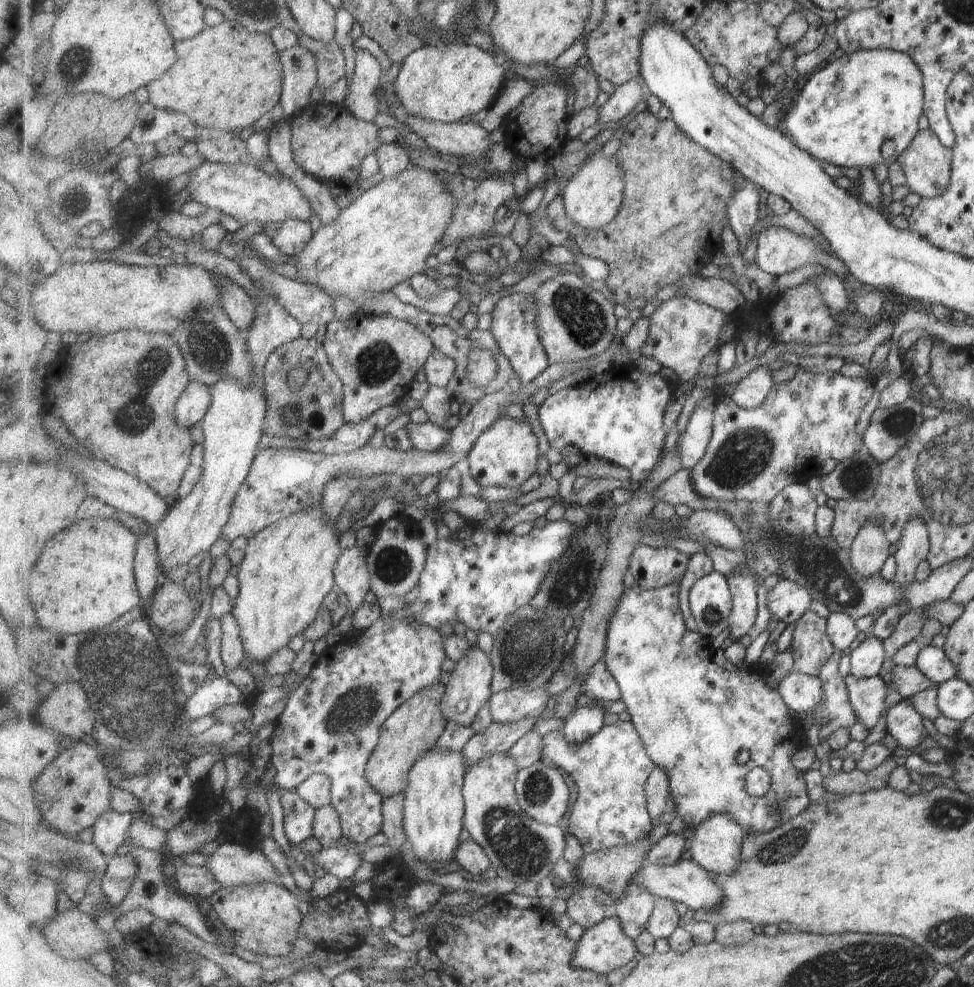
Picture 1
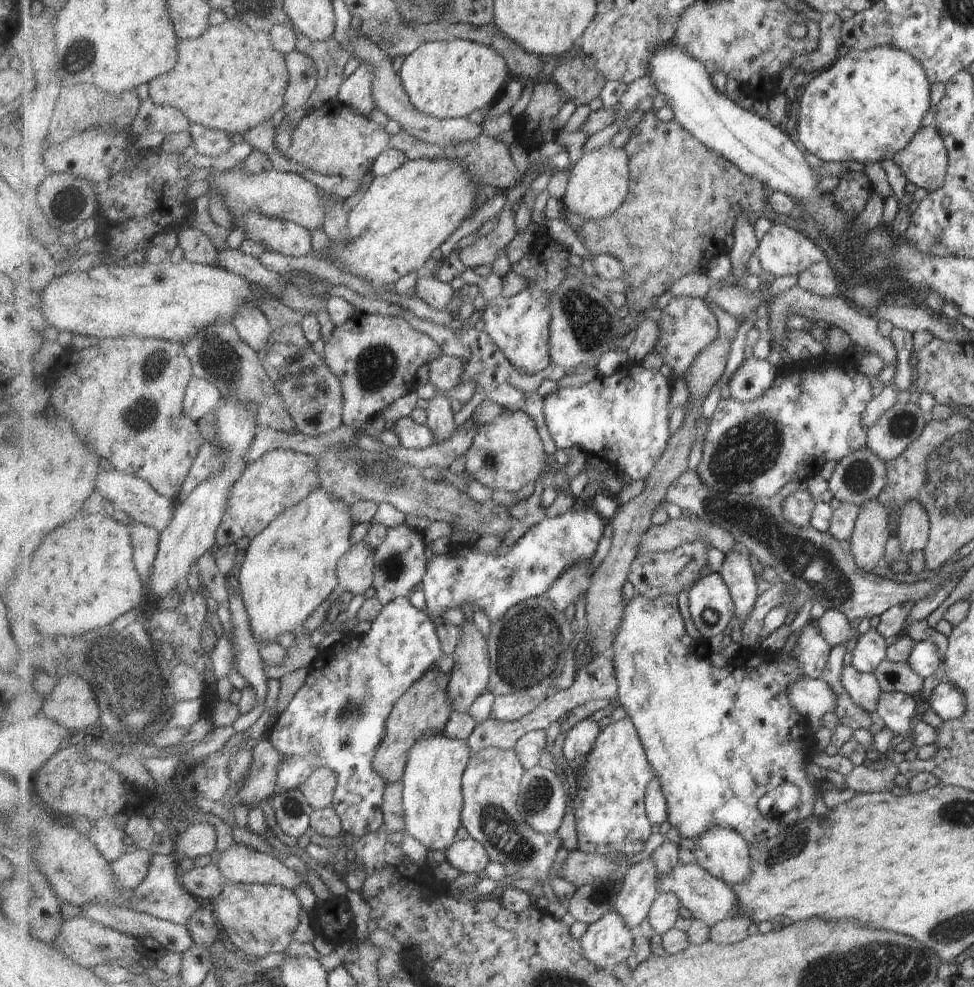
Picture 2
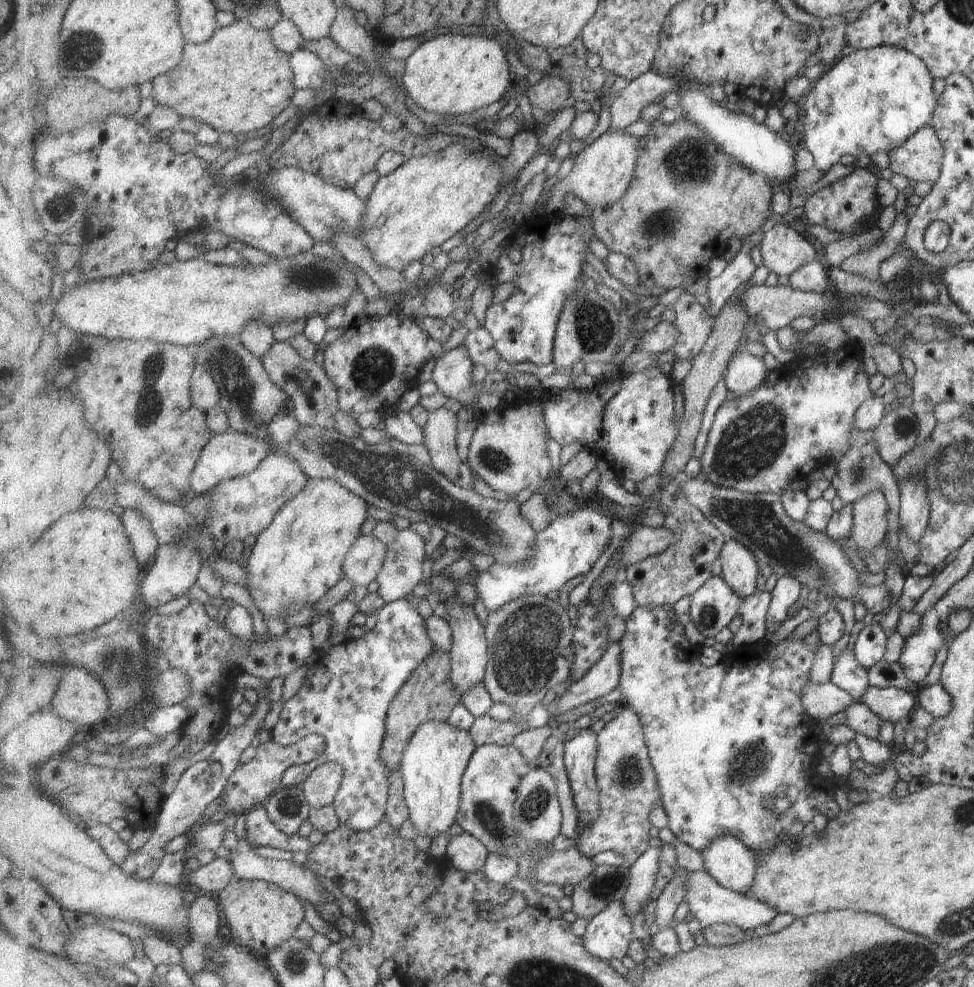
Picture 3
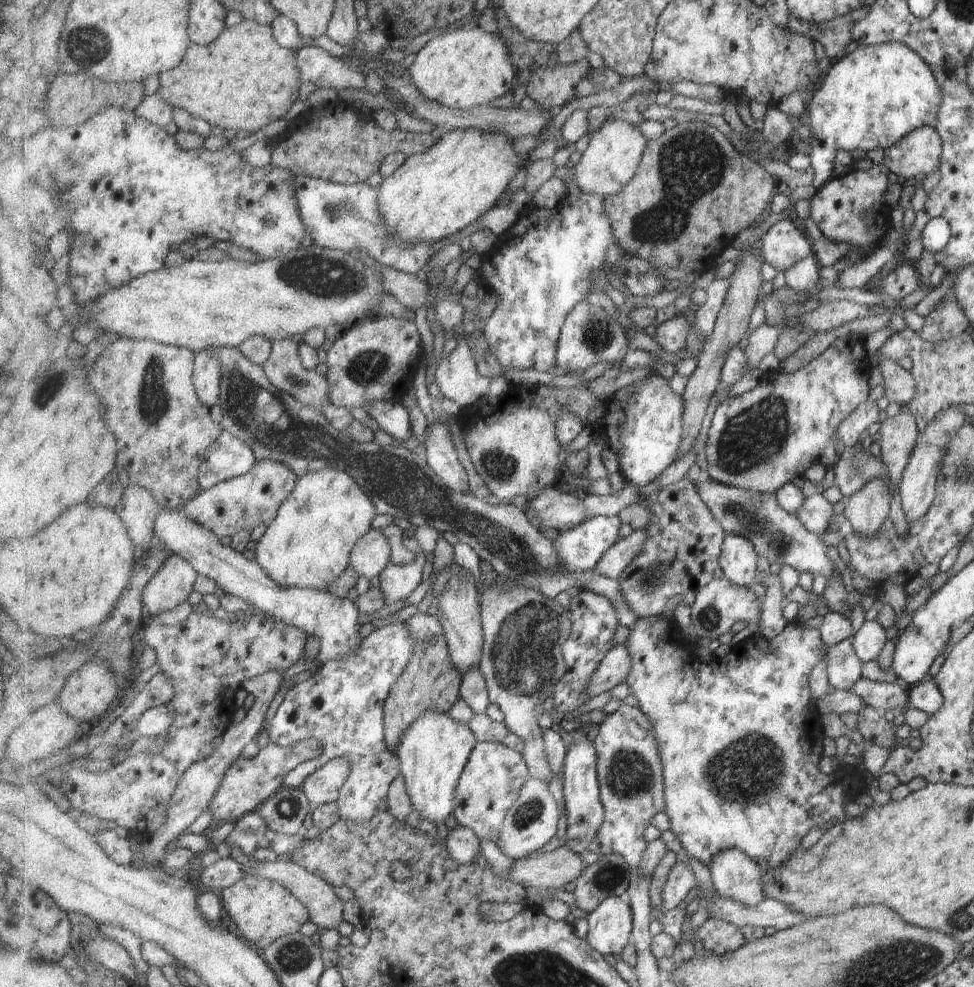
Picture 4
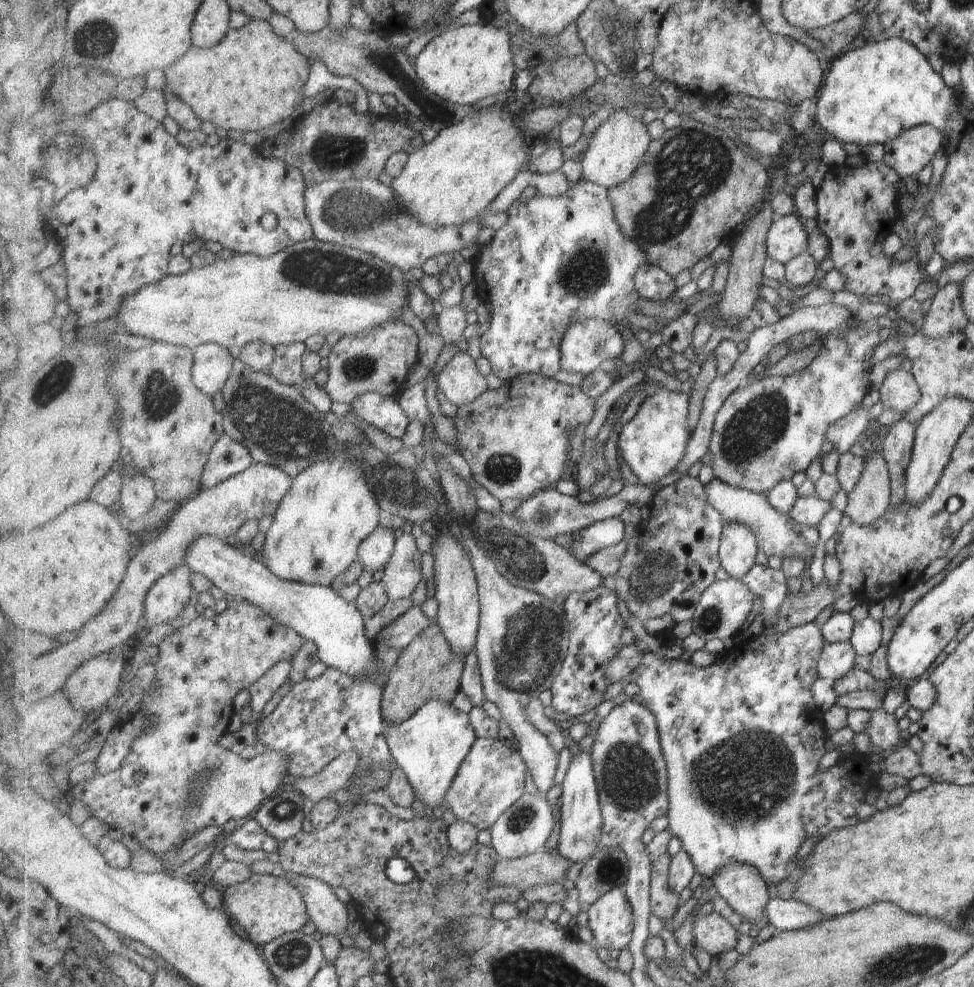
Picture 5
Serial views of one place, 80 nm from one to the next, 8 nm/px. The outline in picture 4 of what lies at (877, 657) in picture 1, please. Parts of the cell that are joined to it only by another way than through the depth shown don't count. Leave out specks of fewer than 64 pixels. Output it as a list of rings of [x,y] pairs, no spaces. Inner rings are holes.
[[[864,620],[850,638],[855,656],[861,663],[876,660],[885,641],[884,629],[875,620]]]

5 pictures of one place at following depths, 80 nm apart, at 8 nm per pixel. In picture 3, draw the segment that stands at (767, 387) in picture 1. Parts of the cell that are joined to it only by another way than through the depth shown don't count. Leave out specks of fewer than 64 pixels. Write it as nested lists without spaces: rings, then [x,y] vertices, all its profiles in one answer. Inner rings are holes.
[[[743,350],[732,356],[724,382],[735,396],[742,397],[761,386],[761,383],[765,383],[770,372],[762,357],[756,357]]]

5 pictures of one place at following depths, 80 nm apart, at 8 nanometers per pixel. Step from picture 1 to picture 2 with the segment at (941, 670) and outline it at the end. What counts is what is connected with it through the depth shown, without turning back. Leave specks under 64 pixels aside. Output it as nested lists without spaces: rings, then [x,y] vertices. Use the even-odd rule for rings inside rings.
[[[913,641],[905,663],[922,679],[934,675],[943,666],[941,655],[931,641]]]

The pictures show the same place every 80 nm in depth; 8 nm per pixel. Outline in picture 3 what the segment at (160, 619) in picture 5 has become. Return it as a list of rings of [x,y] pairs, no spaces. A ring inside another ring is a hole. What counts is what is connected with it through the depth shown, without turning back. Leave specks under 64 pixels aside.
[[[182,543],[160,546],[156,557],[146,569],[140,585],[141,603],[148,607],[159,608],[179,596],[185,596],[193,584],[197,584],[202,562],[198,551]]]

